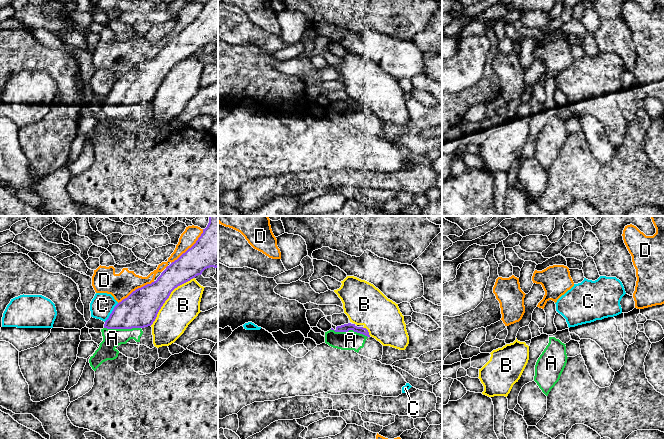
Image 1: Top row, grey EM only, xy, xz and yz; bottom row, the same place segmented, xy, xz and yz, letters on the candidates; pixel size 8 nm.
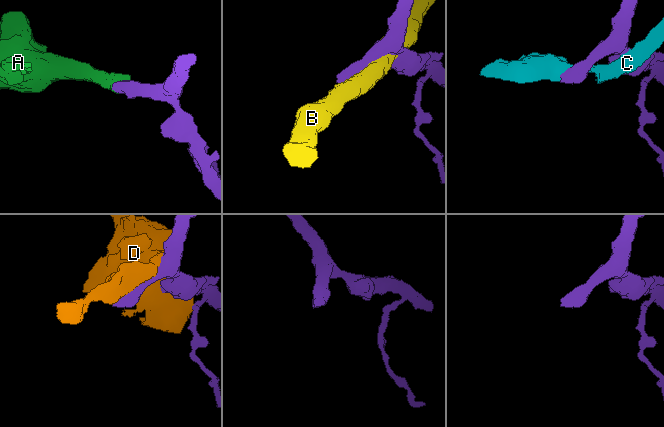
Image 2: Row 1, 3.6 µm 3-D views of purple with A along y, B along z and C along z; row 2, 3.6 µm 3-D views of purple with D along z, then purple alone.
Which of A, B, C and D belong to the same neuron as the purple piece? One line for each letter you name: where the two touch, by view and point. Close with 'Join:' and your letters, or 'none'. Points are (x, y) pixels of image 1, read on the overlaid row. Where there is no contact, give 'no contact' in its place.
A: meets purple in xz at (349, 329)
Join: A

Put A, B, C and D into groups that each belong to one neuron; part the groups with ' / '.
A / B / C / D

